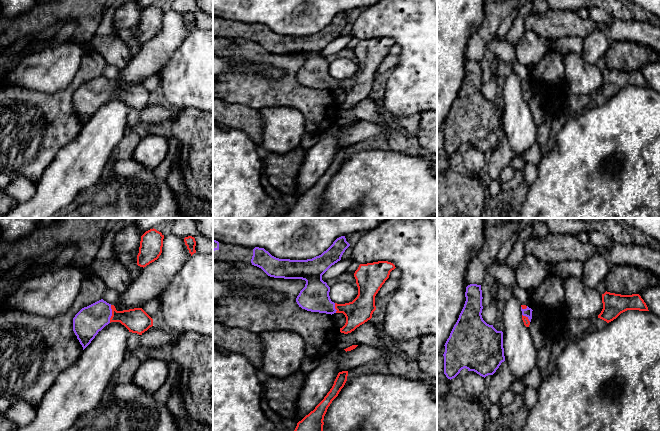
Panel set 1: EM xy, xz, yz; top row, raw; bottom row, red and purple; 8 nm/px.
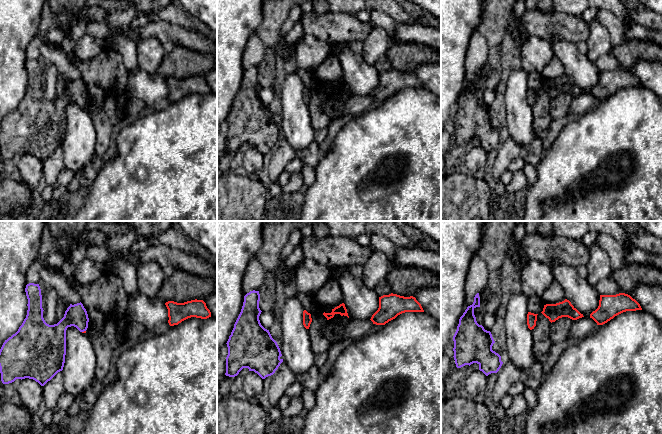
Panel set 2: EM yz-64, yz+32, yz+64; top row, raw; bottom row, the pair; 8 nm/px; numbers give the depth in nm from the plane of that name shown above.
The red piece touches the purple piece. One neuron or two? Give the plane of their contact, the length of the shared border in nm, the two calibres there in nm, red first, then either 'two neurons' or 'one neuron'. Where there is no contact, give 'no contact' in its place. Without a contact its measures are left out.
meets red in xy; contact 140 nm long; 200 nm thick on the red side, 220 nm on the other; one neuron

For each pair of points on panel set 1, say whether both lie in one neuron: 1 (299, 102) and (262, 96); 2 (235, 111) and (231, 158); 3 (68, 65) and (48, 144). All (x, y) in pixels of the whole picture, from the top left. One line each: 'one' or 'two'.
1: one
2: two
3: two

